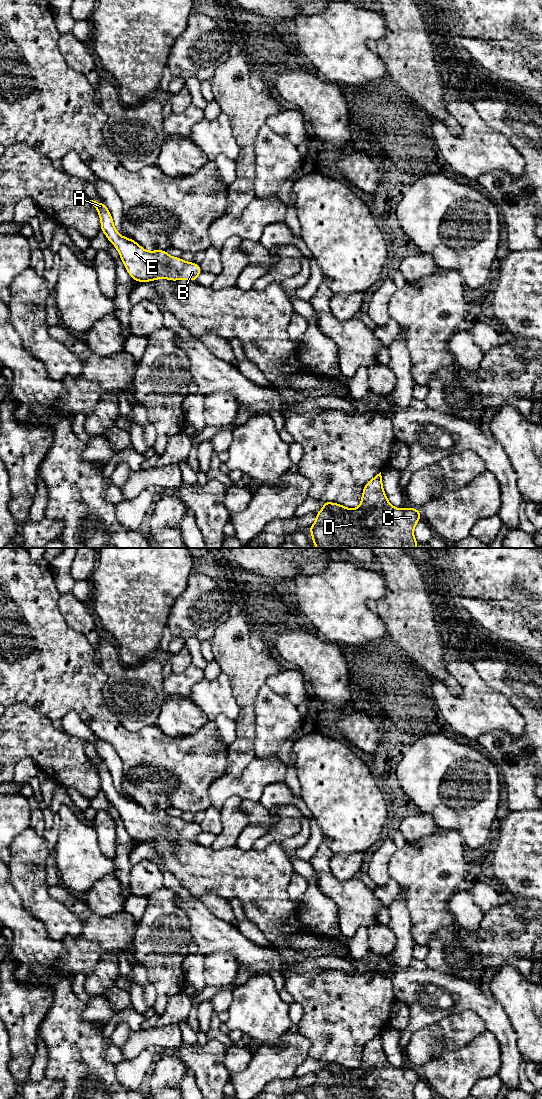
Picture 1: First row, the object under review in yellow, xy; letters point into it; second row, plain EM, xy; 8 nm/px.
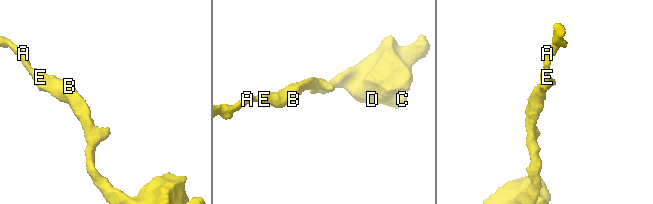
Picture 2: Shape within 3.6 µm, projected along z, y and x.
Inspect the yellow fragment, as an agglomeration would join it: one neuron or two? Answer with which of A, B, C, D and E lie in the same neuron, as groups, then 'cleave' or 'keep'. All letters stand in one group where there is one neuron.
groups A B C D E; keep

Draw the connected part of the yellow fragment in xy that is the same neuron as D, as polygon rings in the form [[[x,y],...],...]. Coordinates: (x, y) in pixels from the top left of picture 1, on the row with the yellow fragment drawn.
[[[381,472],[365,485],[358,508],[322,503],[323,509],[316,513],[315,523],[308,528],[313,537],[312,543],[317,548],[417,548],[413,531],[421,517],[420,511],[392,506],[383,490]]]

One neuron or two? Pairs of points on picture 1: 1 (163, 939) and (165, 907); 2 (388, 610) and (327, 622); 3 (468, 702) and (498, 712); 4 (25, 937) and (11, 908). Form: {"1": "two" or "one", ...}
{"1": "one", "2": "two", "3": "one", "4": "one"}

